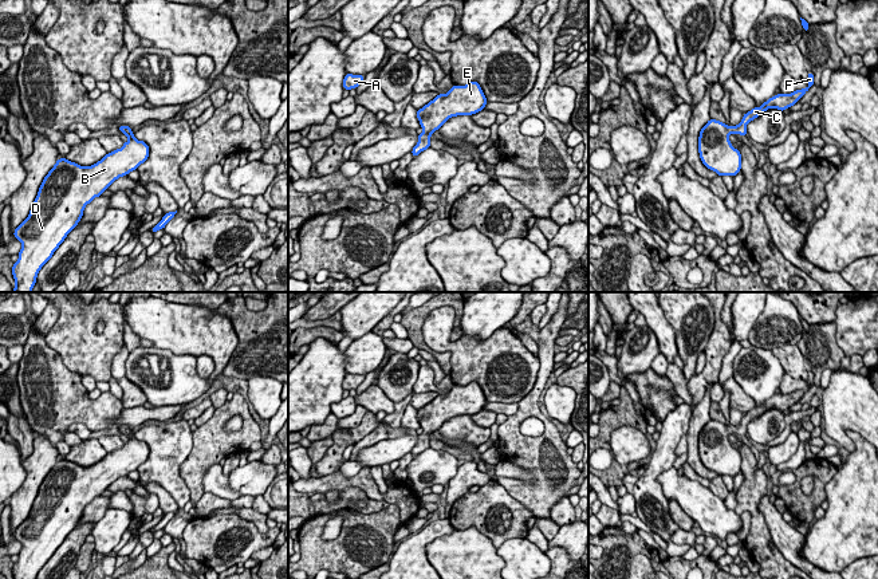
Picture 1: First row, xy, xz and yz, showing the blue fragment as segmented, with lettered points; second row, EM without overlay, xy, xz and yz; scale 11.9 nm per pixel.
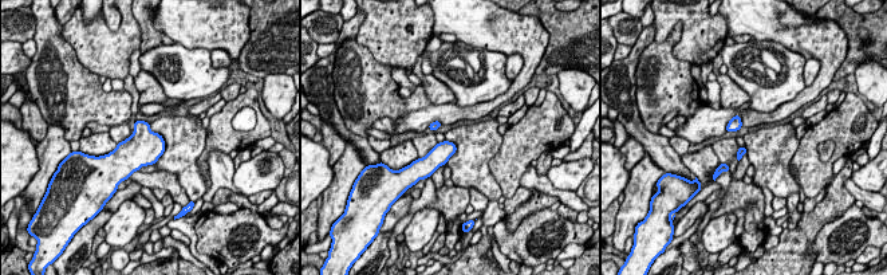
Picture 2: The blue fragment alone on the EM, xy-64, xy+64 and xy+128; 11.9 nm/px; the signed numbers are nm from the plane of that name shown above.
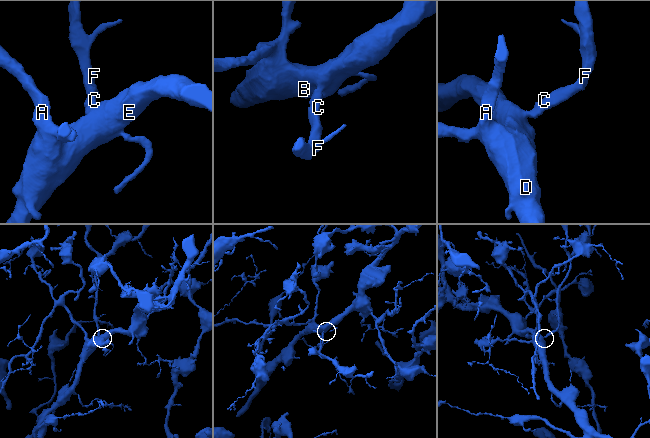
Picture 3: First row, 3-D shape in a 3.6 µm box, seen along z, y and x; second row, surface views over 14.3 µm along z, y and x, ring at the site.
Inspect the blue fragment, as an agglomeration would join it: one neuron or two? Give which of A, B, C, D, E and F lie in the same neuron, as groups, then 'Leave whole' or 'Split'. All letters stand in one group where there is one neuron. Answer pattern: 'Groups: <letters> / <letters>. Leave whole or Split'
Groups: A B C D E F. Leave whole

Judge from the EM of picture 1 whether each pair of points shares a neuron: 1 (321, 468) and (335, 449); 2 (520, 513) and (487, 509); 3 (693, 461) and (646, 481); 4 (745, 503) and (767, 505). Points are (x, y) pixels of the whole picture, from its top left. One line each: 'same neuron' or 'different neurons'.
1: same neuron
2: same neuron
3: different neurons
4: different neurons

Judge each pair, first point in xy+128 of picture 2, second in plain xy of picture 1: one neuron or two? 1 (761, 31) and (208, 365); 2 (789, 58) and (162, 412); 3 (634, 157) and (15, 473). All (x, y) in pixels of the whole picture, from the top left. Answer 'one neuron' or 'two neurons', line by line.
1: two neurons
2: two neurons
3: two neurons

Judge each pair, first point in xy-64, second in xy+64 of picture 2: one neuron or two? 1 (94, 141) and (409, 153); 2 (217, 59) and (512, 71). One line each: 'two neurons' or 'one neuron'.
1: one neuron
2: one neuron

